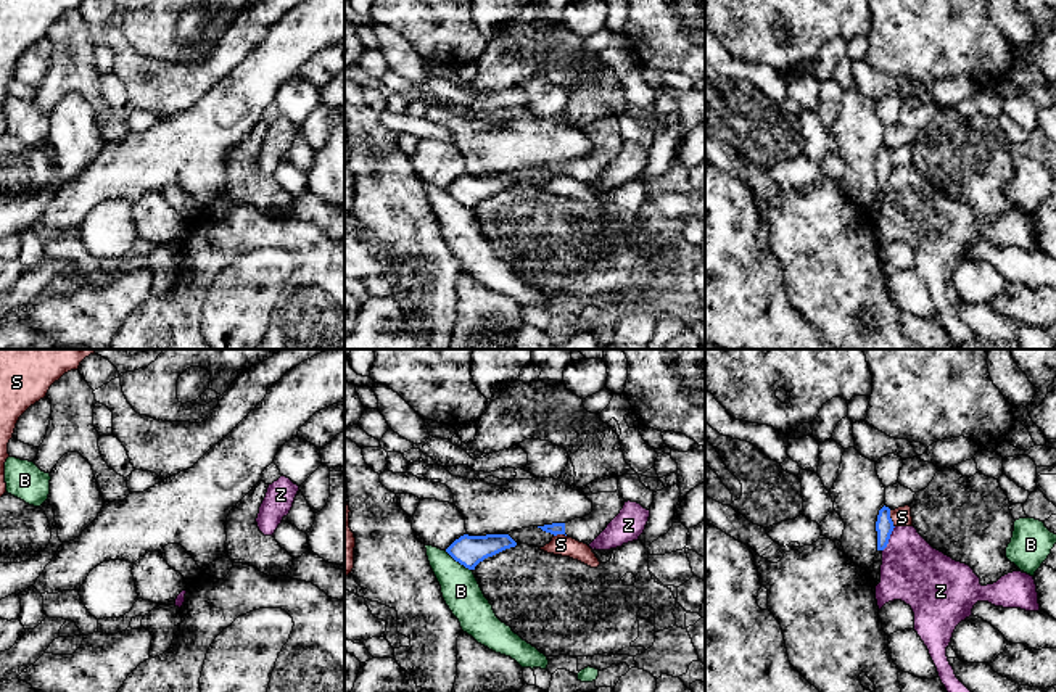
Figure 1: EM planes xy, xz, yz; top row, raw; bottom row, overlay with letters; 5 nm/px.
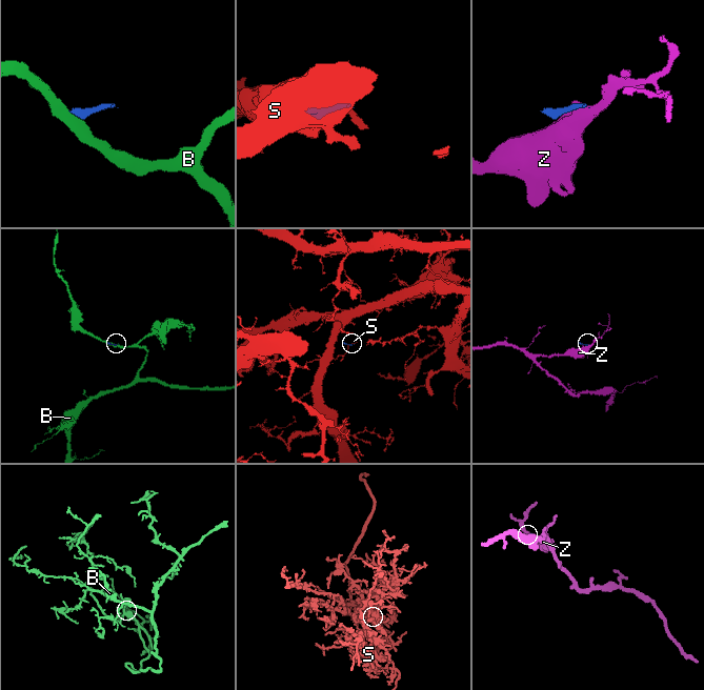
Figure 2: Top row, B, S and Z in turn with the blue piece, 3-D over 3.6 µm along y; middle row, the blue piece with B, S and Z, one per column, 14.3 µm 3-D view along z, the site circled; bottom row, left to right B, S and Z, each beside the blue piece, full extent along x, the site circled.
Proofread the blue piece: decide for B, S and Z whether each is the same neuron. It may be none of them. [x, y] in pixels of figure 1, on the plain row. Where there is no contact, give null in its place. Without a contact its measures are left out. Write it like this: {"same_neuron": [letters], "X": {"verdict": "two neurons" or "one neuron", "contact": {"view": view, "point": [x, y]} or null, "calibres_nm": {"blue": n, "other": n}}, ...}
{"same_neuron": [], "B": {"verdict": "two neurons", "contact": {"view": "xz", "point": [457, 200]}, "calibres_nm": {"blue": 160, "other": 190}}, "S": {"verdict": "two neurons", "contact": {"view": "yz", "point": [890, 158]}, "calibres_nm": {"blue": 90, "other": 100}}, "Z": {"verdict": "two neurons", "contact": {"view": "yz", "point": [889, 177]}, "calibres_nm": {"blue": 90, "other": 320}}}

